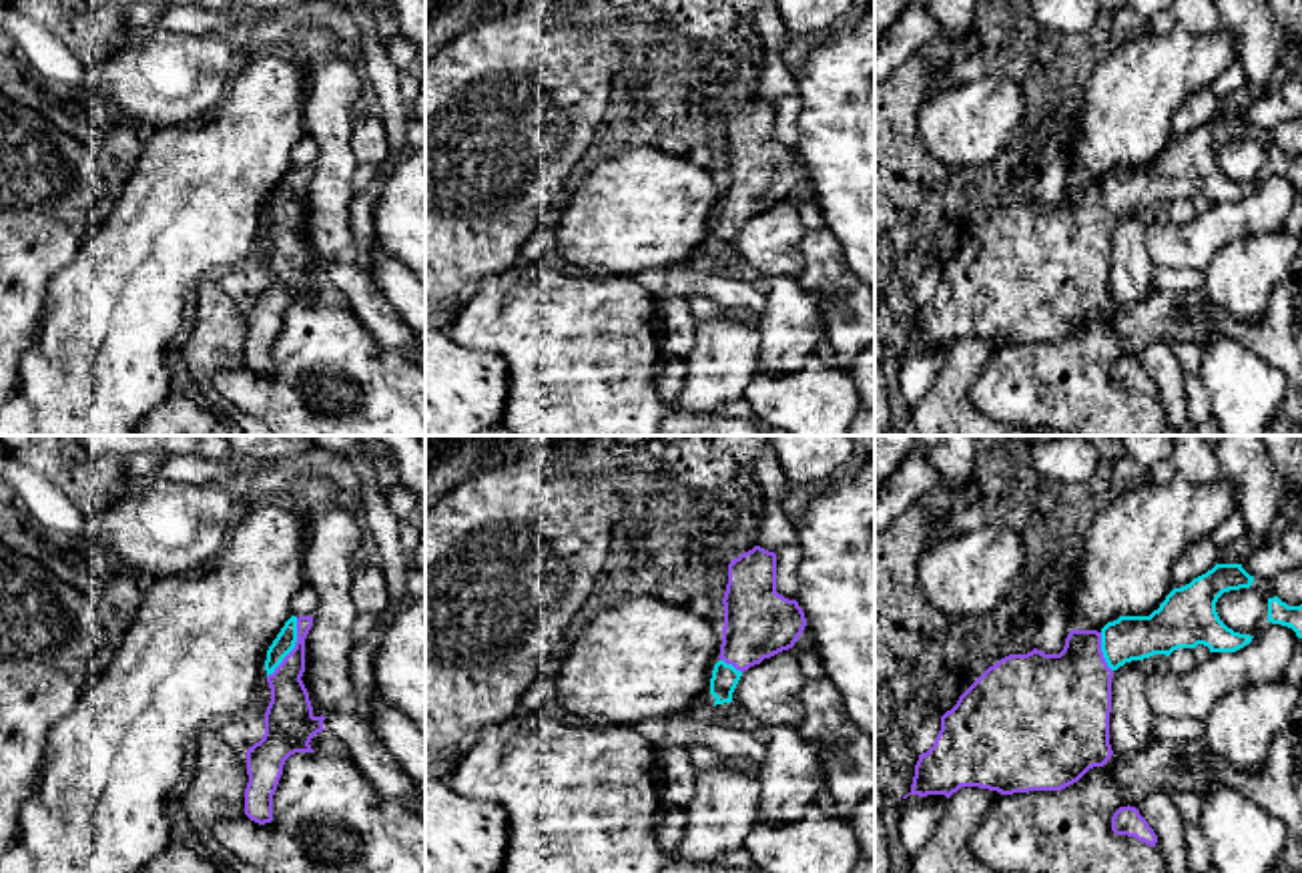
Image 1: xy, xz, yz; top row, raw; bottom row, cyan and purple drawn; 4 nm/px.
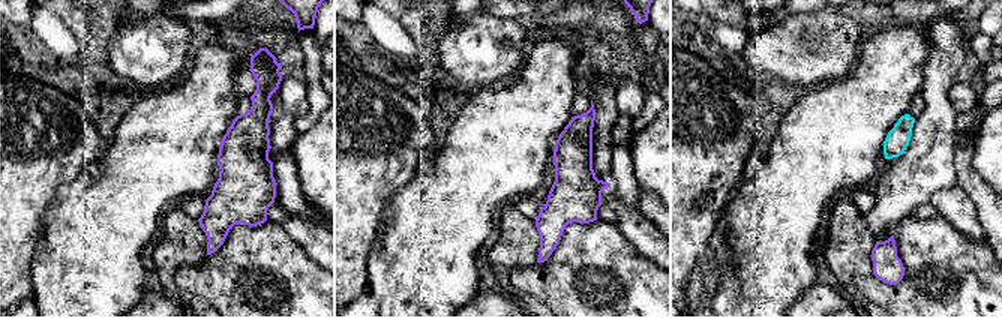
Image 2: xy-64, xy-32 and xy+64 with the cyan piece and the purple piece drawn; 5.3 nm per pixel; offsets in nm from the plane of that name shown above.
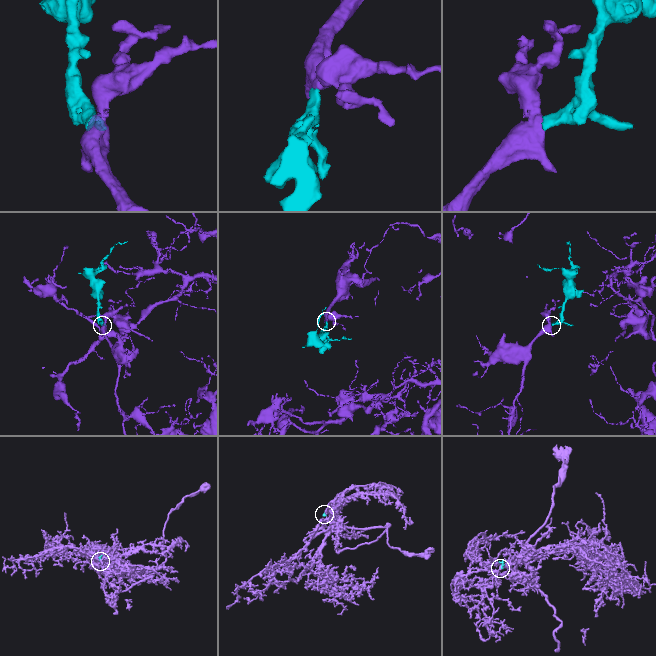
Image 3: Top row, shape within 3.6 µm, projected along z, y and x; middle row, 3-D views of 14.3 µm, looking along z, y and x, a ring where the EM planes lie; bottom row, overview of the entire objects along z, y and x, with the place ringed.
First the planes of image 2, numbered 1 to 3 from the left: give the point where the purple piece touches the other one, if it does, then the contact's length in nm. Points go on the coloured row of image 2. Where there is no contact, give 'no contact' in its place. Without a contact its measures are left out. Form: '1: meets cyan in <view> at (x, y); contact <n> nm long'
1: no contact
2: no contact
3: no contact

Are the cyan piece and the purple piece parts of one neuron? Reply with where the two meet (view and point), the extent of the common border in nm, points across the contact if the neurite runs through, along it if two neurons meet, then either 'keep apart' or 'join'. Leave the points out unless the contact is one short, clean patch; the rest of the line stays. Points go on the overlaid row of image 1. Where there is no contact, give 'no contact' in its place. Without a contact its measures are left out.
xy (293, 647) | 260 nm | across xy (285, 641), (293, 647), (289, 709) | join

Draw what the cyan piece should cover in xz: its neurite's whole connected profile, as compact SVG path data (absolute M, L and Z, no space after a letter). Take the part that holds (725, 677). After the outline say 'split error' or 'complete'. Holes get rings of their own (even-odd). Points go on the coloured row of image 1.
M760 546L730 560L722 604L720 660L710 678L714 706L732 702L742 672L792 648L806 626L798 602L776 592L776 554Z | split error

